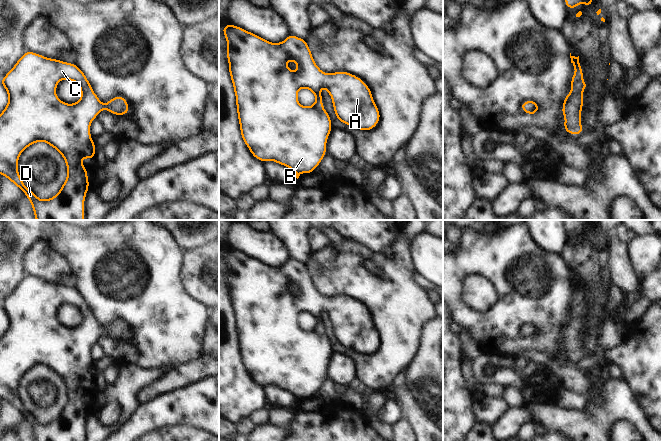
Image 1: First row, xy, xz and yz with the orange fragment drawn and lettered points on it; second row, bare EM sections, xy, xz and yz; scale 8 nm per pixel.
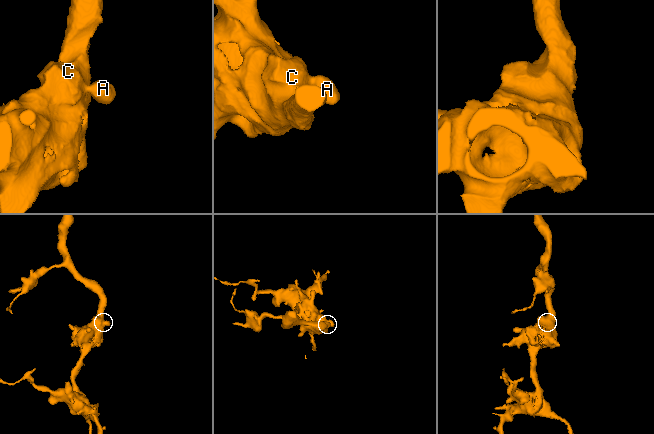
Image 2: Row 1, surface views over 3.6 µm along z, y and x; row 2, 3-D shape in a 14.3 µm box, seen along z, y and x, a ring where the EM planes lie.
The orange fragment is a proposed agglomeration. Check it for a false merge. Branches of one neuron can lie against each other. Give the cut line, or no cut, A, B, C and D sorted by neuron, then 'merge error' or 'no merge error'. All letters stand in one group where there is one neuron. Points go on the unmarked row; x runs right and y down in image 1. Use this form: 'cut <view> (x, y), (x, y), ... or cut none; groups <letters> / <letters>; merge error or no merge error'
cut none; groups A B C D; no merge error

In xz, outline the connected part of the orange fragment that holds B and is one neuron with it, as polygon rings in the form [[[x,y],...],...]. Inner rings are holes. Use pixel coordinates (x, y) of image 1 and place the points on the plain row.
[[[230,247],[223,250],[222,254],[227,264],[227,283],[236,319],[240,356],[251,378],[259,385],[272,384],[289,391],[295,396],[297,403],[303,396],[313,397],[326,378],[327,363],[332,354],[331,342],[328,340],[328,335],[323,333],[321,311],[329,316],[335,338],[342,347],[362,355],[369,355],[378,348],[380,336],[367,308],[359,301],[344,295],[337,295],[332,298],[323,297],[315,288],[306,264],[290,258],[281,267],[271,267]],[[288,282],[299,290],[295,296],[287,292]],[[301,312],[307,312],[315,319],[316,325],[312,330],[304,331],[299,328],[297,317]]]

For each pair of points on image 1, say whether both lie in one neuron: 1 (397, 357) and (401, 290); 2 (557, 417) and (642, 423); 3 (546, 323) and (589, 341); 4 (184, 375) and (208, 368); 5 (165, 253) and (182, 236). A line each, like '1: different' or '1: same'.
1: same
2: same
3: different
4: same
5: different

